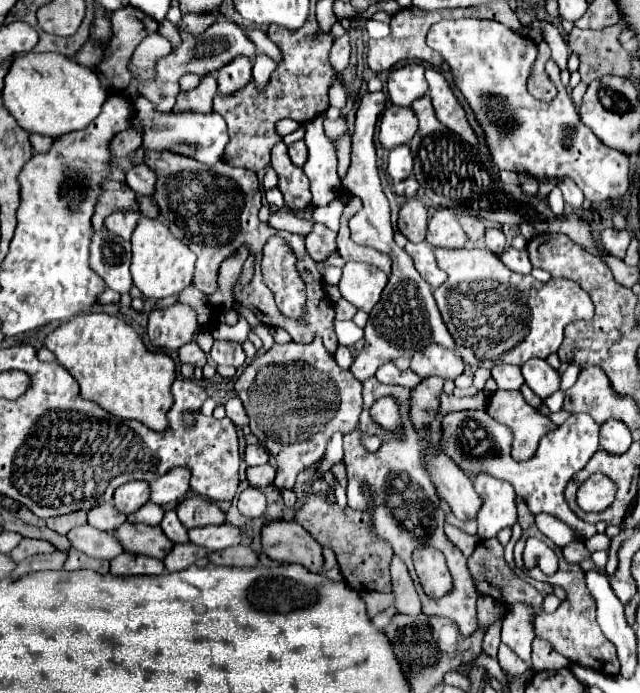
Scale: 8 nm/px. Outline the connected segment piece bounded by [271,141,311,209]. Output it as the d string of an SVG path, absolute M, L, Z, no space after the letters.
M281 141L273 147L271 167L279 175L279 189L285 197L285 205L291 209L303 209L309 205L309 179L303 169L295 167L287 155L287 145Z

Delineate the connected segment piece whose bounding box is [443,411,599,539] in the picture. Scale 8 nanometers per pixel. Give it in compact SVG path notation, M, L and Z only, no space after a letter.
M457 411L447 413L443 419L445 429L445 443L443 449L453 457L453 461L467 471L469 477L477 475L479 471L485 471L497 479L509 481L515 489L515 495L521 497L529 511L533 515L549 513L557 517L559 521L567 523L573 531L577 531L583 539L593 537L595 525L581 521L567 505L565 501L565 487L571 481L571 477L585 467L585 463L591 459L591 455L599 449L599 425L587 415L577 413L571 415L563 425L549 431L535 453L533 459L517 463L511 459L511 433L493 417L489 417L485 411Z

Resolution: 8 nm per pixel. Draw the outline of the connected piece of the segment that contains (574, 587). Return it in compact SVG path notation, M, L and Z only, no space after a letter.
M563 557L559 559L559 569L555 575L547 577L543 575L538 568L527 570L527 575L541 582L547 582L549 585L559 585L565 589L567 597L561 603L561 607L547 615L547 613L537 613L535 615L535 635L539 639L545 639L553 645L553 649L561 655L565 655L569 661L595 669L595 671L605 671L607 663L613 663L617 659L613 643L601 633L597 619L595 619L595 597L589 593L587 585L585 585L585 573L581 571L579 565L571 565L567 563Z

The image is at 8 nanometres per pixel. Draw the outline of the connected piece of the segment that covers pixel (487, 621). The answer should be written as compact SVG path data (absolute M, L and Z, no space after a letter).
M479 595L477 601L479 601L479 603L477 603L477 609L479 609L479 627L487 629L487 627L493 625L495 621L501 621L501 619L503 619L499 605L497 605L491 597Z

